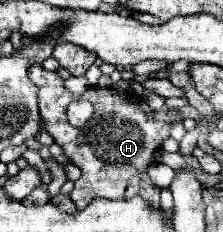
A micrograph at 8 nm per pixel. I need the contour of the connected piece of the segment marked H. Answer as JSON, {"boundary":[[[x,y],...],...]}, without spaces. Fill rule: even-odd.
{"boundary":[[[40,65],[32,67],[30,79],[40,85],[38,107],[44,119],[44,129],[54,137],[54,141],[64,147],[64,153],[74,165],[82,169],[82,177],[74,183],[69,196],[78,209],[84,209],[95,198],[119,200],[124,198],[127,188],[126,177],[142,173],[150,163],[154,163],[154,153],[170,137],[170,127],[182,121],[176,109],[162,107],[152,111],[148,103],[130,93],[112,91],[112,87],[88,87],[84,99],[92,101],[96,107],[94,117],[86,127],[72,127],[66,119],[66,107],[72,101],[72,93],[64,87],[64,79],[56,71],[48,71]]]}

